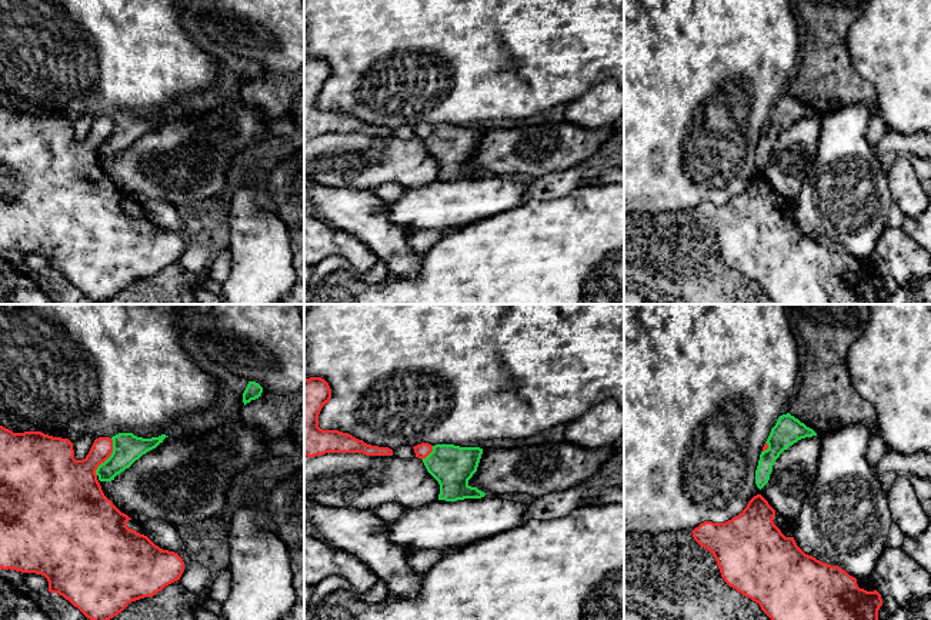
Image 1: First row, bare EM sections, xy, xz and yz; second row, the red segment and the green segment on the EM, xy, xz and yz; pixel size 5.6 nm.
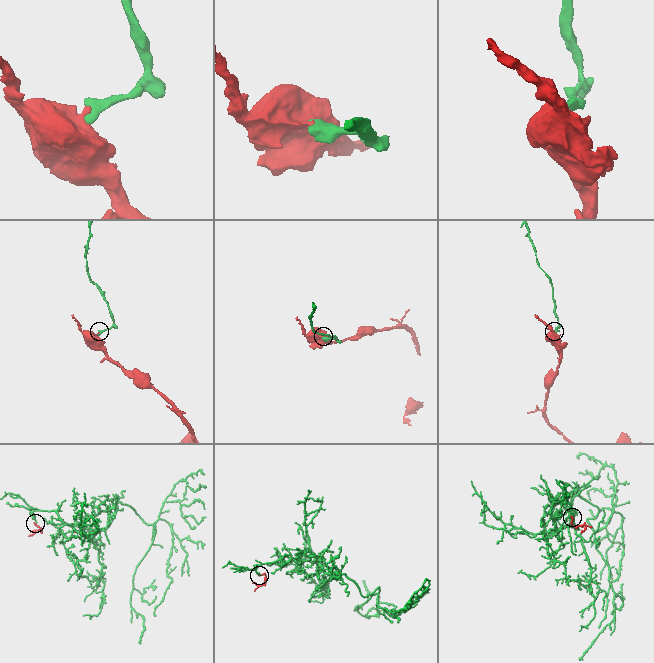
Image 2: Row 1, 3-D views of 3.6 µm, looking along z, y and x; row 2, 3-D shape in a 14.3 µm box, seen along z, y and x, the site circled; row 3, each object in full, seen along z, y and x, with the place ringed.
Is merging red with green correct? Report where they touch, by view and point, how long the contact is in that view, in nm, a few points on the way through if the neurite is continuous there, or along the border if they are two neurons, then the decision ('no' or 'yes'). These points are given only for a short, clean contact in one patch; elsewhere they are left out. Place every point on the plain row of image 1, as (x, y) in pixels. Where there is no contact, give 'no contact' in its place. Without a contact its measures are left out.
contact xy (107, 137); length 220 nm; border xy (112, 119), (112, 133), (97, 147), (96, 154); no

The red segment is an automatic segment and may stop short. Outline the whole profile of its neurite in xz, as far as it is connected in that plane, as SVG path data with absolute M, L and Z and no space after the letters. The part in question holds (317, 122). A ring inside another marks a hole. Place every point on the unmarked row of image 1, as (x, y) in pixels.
M321 57L304 59L304 136L316 137L326 133L363 133L366 136L393 136L388 127L364 123L348 113L323 110L318 94L331 79L331 69Z

